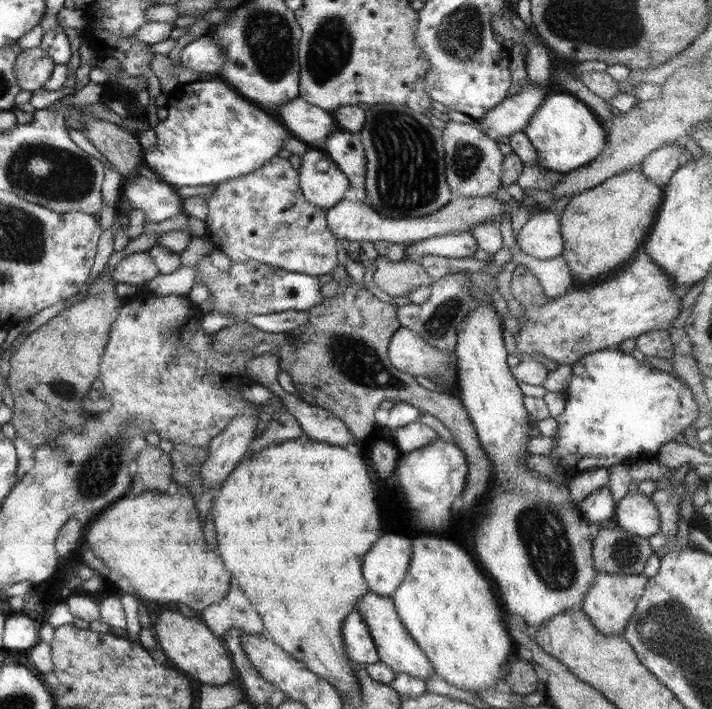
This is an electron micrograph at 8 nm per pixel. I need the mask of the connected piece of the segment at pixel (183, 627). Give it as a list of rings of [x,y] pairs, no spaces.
[[[170,607],[157,614],[158,619],[152,626],[159,648],[167,656],[169,664],[176,670],[184,672],[191,679],[199,680],[206,685],[223,685],[231,682],[234,666],[229,650],[202,619],[184,616]]]

